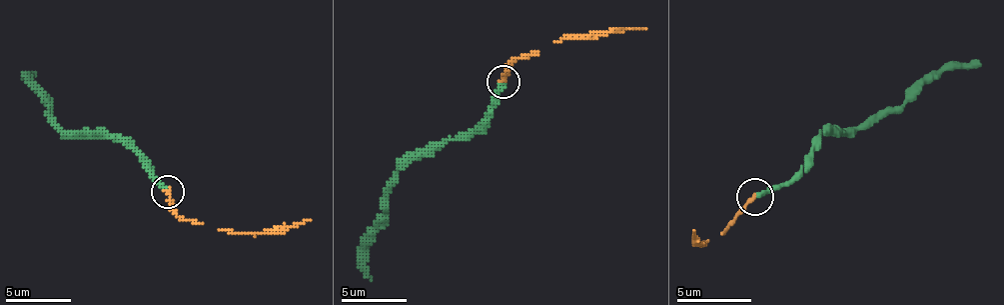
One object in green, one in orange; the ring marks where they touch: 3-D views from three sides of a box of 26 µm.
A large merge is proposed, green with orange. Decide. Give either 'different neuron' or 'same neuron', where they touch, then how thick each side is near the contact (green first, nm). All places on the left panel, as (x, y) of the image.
same neuron; at (167, 191); 400 nm thick on the green side, 340 nm on the other

